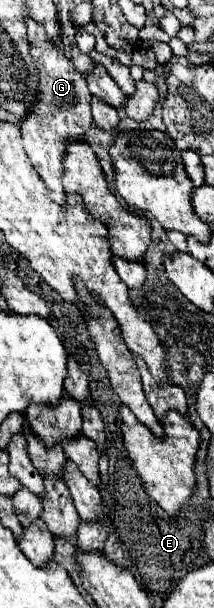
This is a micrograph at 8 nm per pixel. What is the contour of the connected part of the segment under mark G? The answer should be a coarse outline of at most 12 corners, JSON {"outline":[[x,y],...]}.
{"outline":[[28,20],[40,72],[22,120],[32,166],[66,204],[68,142],[90,130],[92,94],[64,52]]}

